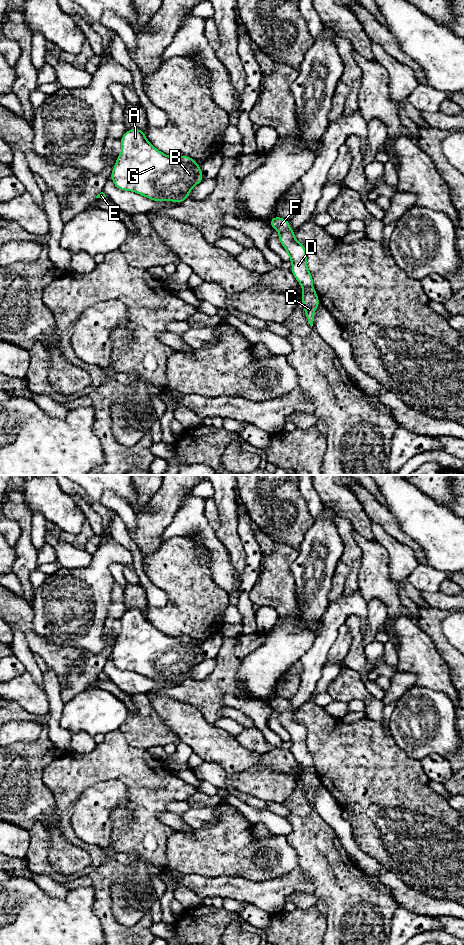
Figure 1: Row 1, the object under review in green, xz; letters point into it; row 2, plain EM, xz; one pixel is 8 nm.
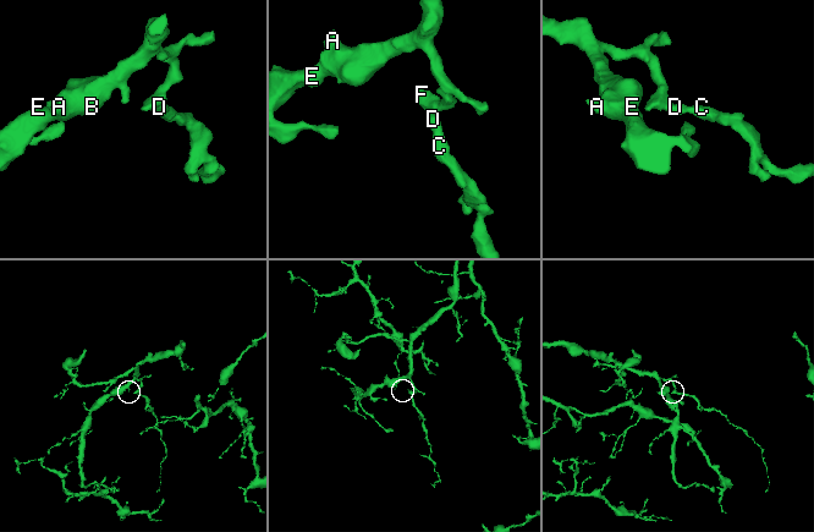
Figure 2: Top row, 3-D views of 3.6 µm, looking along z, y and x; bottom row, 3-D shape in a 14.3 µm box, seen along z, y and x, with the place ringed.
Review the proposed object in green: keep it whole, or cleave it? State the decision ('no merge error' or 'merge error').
no merge error

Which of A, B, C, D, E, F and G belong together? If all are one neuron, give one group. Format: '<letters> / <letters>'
A B C D E F G

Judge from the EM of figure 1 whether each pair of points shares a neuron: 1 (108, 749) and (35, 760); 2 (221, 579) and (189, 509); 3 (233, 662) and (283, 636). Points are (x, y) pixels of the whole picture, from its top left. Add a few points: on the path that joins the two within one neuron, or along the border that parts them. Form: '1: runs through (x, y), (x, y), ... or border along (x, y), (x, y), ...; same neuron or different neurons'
1: border along (53, 758), (45, 768), (42, 779); different neurons
2: runs through (220, 562), (220, 551), (211, 542), (202, 526); same neuron
3: border along (264, 639), (244, 658), (238, 671), (238, 677); different neurons

